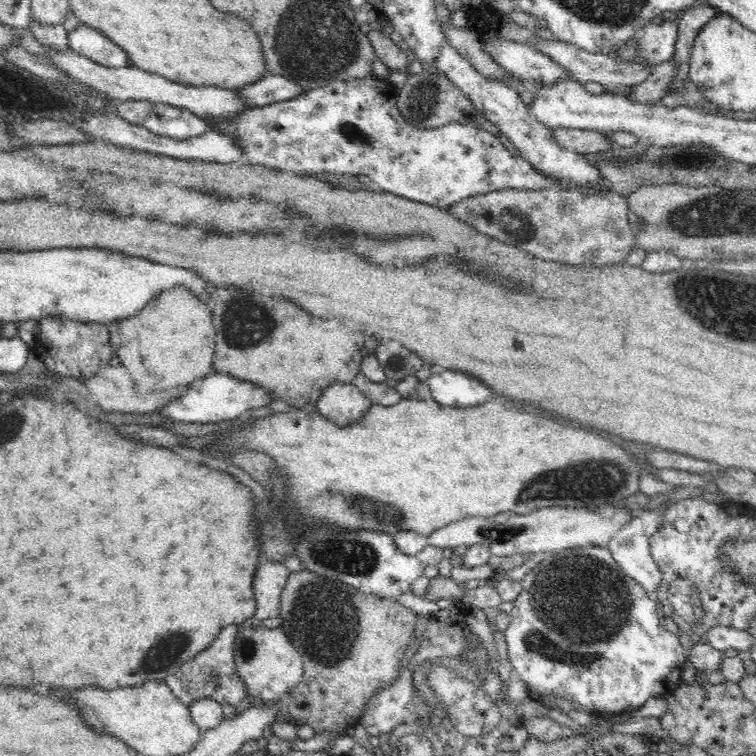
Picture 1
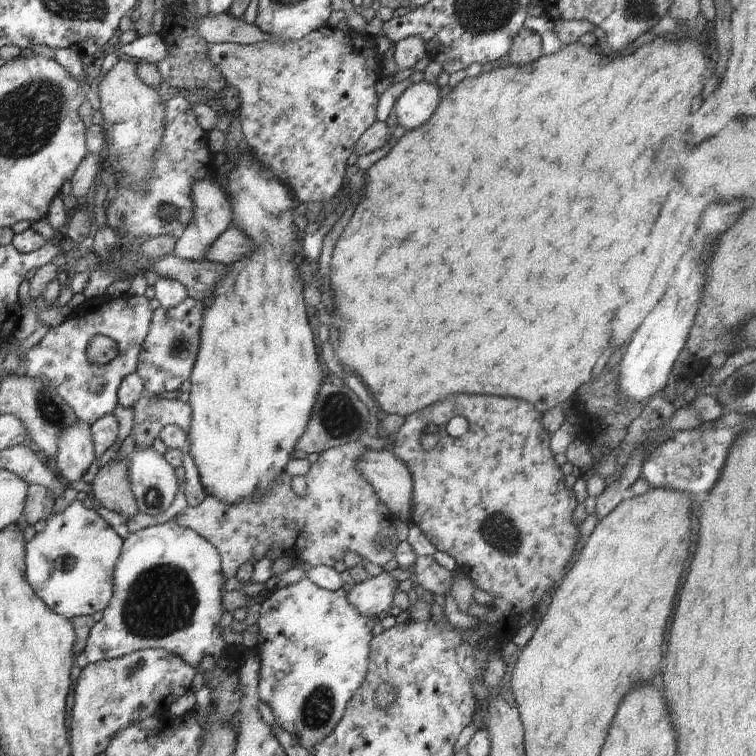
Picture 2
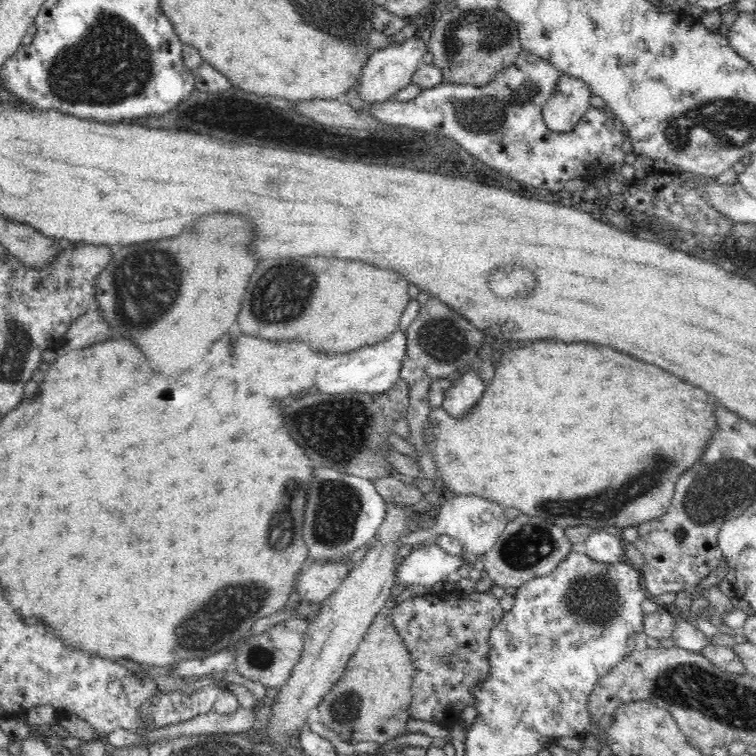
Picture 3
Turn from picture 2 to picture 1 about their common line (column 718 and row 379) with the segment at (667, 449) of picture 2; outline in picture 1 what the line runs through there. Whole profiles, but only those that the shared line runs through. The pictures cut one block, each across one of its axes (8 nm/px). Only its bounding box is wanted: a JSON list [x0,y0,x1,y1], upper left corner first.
[426,369,492,408]

